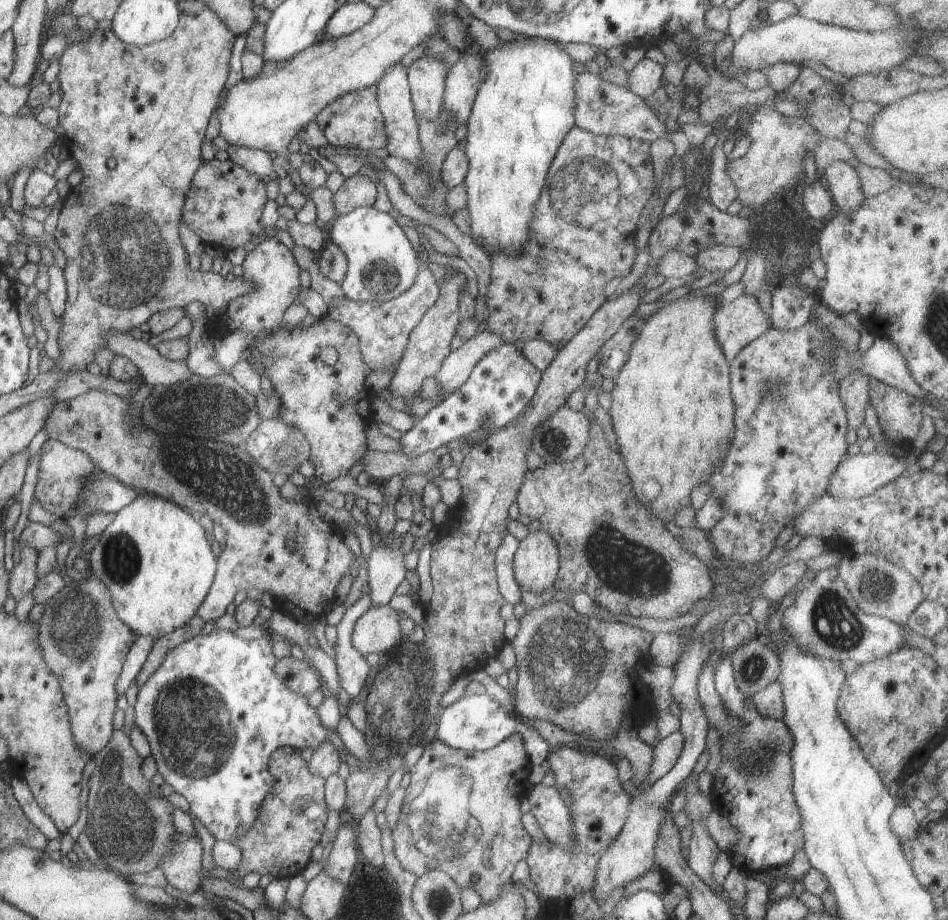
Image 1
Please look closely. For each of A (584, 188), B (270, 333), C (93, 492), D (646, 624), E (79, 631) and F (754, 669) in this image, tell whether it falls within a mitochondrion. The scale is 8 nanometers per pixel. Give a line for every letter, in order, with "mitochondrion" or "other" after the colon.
A: mitochondrion
B: other
C: mitochondrion
D: other
E: mitochondrion
F: mitochondrion

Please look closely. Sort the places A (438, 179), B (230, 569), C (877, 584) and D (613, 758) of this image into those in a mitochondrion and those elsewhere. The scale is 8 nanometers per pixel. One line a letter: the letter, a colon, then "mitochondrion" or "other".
A: other
B: other
C: mitochondrion
D: other

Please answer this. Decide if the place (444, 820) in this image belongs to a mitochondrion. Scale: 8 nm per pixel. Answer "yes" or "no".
yes

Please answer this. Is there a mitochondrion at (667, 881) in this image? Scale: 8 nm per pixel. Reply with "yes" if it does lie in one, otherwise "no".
no

